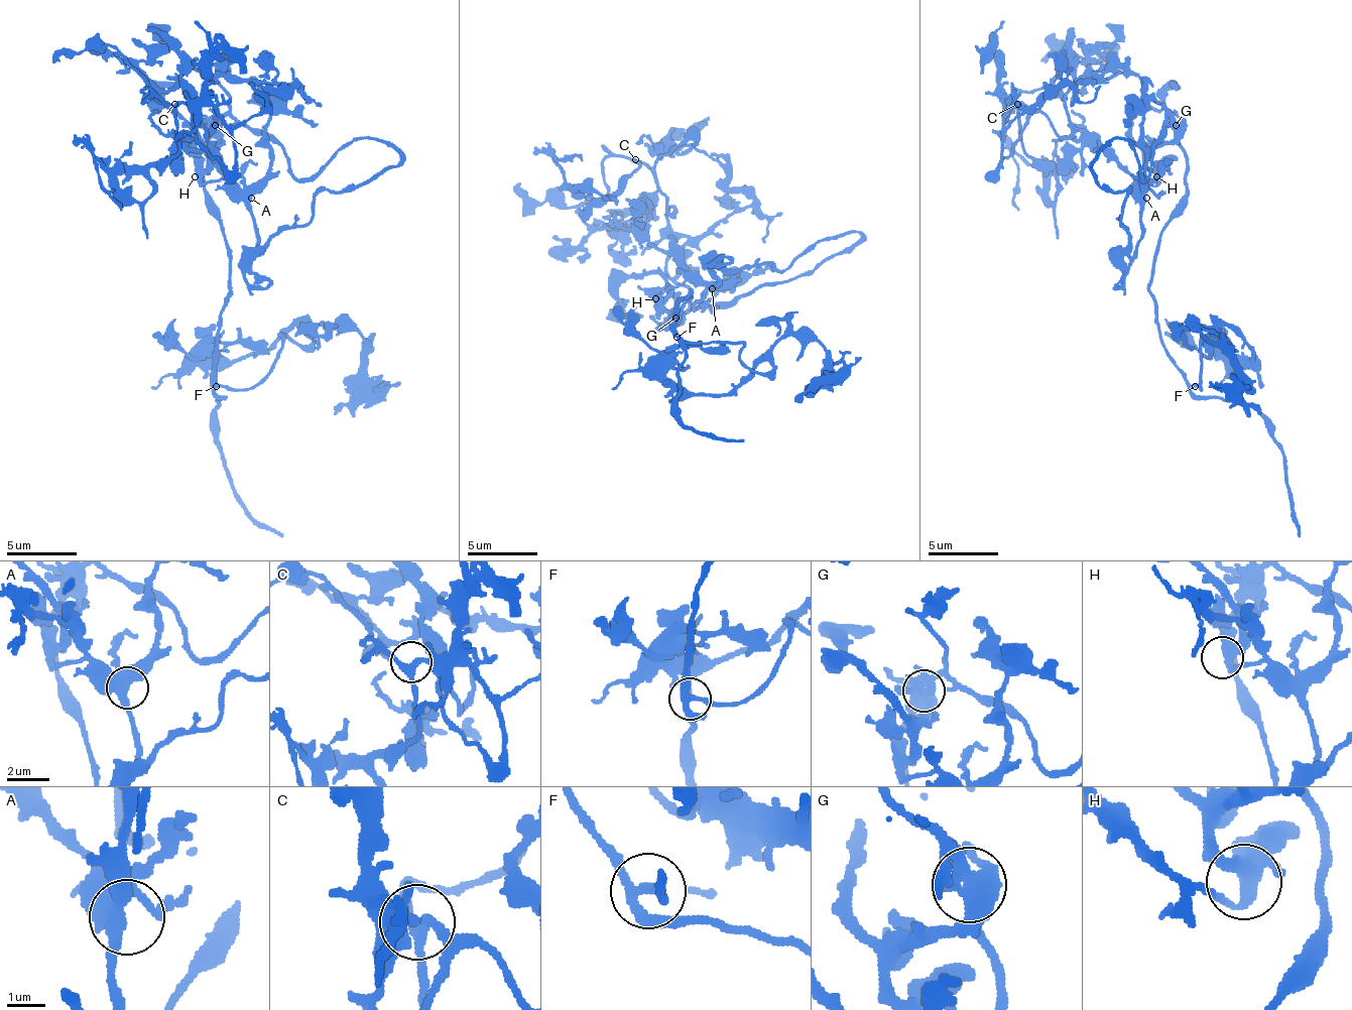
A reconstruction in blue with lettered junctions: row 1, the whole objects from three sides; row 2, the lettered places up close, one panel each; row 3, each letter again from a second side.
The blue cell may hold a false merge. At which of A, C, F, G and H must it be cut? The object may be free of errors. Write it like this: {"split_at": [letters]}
{"split_at": []}

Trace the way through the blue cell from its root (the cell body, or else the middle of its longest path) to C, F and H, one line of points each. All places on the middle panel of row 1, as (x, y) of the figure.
C: (666, 327), (659, 298), (684, 281), (684, 267), (648, 240), (621, 195), (635, 159)
F: (666, 327), (691, 298), (691, 291), (677, 309), (677, 337)
H: (666, 327), (659, 327), (659, 302), (655, 298)

